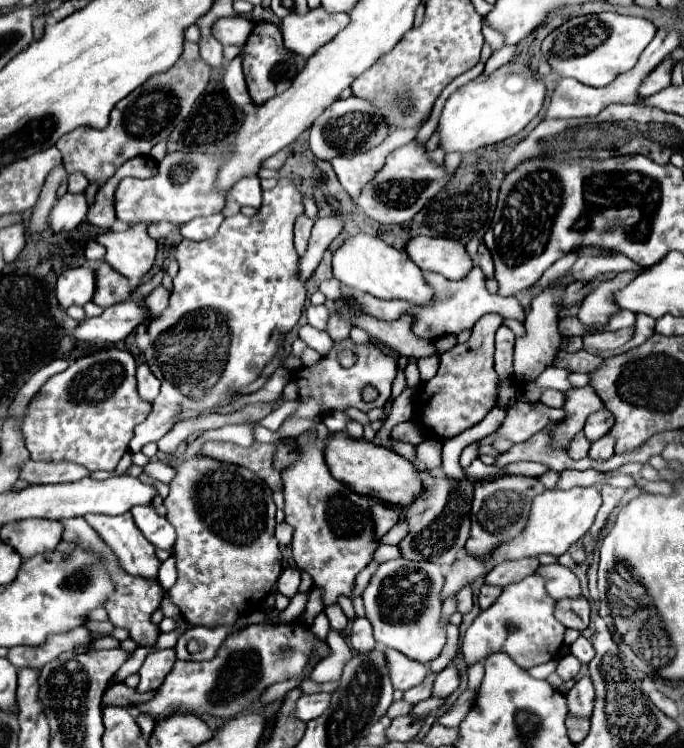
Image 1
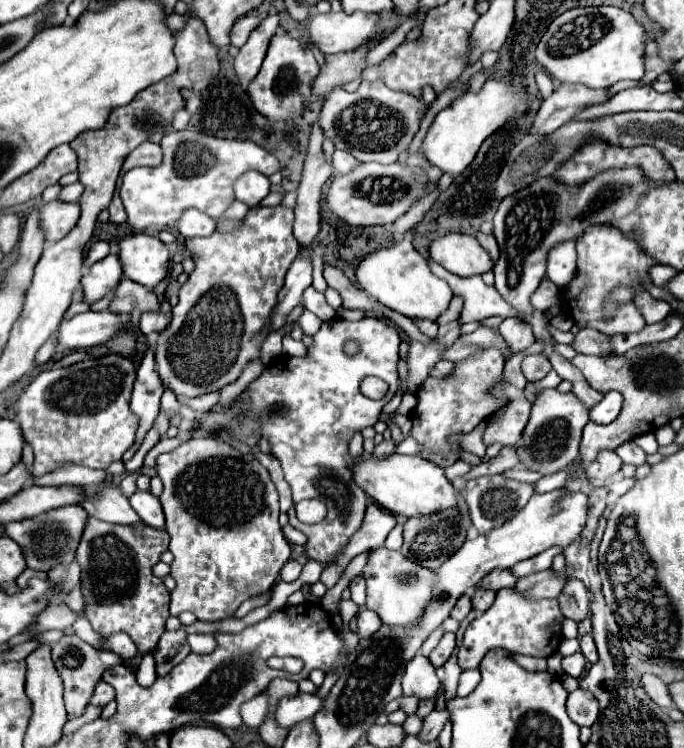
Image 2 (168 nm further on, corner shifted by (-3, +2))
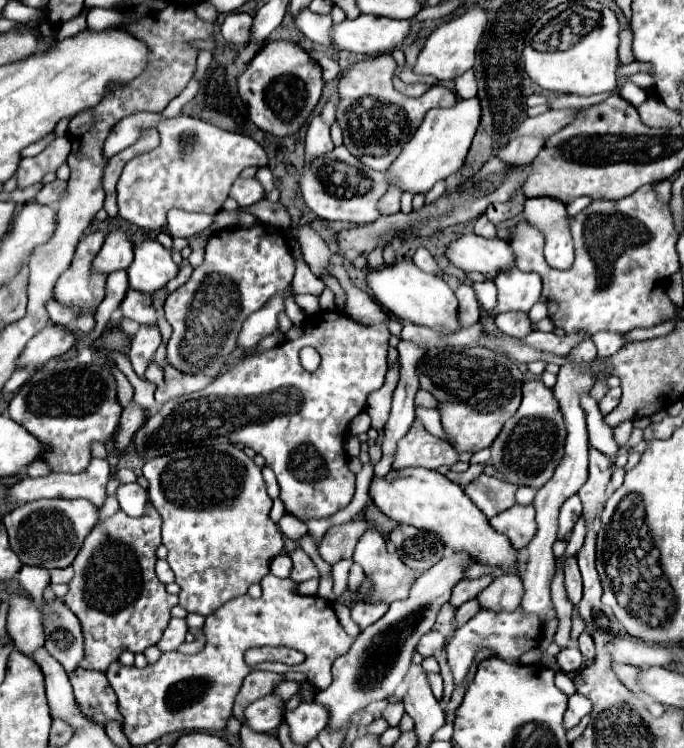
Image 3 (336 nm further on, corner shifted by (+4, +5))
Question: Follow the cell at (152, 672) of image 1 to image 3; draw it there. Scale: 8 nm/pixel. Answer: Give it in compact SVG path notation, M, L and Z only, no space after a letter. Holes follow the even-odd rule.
M171 618L167 630L163 632L163 638L157 644L161 648L161 652L171 652L179 644L183 644L187 630L189 630L189 626L187 626L187 622L183 618Z

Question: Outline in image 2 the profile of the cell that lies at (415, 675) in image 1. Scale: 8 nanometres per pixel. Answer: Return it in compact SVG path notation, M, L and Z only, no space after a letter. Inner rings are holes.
M418 653L406 663L406 671L402 677L404 695L418 695L420 699L430 699L436 695L438 687L440 679L436 675L436 669L424 655Z

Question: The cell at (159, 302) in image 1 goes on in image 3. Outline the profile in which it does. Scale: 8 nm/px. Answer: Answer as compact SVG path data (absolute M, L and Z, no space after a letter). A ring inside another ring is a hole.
M141 326L131 340L129 360L139 378L143 378L147 366L153 362L153 356L161 344L161 334L157 326Z

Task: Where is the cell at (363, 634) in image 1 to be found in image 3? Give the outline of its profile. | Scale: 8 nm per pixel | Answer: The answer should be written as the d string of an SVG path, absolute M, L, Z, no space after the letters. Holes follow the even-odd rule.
M359 602L359 604L353 606L351 616L353 616L353 620L355 620L355 622L361 626L361 630L363 630L363 628L375 624L387 610L389 610L389 606L387 606L385 602L373 602L373 604Z

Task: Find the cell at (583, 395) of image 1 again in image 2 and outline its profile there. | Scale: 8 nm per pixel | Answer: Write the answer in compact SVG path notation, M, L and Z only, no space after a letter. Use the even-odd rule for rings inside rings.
M546 389L538 393L536 403L532 405L528 427L524 429L516 445L520 453L520 463L526 469L538 471L542 475L550 475L564 469L568 463L572 463L578 457L582 429L588 421L590 421L590 407L582 403L572 391L560 393L558 389Z

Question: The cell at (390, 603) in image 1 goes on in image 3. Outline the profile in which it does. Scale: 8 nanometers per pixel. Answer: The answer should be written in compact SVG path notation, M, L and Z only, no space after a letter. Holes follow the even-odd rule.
M369 528L361 534L357 546L355 546L355 554L353 554L353 562L359 564L365 574L369 574L371 582L373 582L373 592L369 594L369 602L395 602L401 600L409 594L413 582L415 582L415 572L409 570L399 558L393 558L393 554L387 552L385 546L385 538L381 536L379 530Z

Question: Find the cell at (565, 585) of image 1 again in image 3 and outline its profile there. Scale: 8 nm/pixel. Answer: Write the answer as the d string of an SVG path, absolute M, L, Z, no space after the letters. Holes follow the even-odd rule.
M505 574L493 578L493 582L477 596L481 610L495 610L495 612L513 612L523 594L523 582L515 574Z

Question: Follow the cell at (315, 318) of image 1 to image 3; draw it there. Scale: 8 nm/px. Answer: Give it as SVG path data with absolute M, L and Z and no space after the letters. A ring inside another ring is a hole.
M297 262L295 278L293 278L293 294L315 294L319 296L323 292L325 284L309 270L305 262Z

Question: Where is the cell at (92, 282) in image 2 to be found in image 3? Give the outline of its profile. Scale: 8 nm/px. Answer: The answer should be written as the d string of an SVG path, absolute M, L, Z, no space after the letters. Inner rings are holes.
M117 228L107 234L101 252L97 254L93 266L103 274L111 274L121 268L129 268L133 262L133 242L127 228Z

